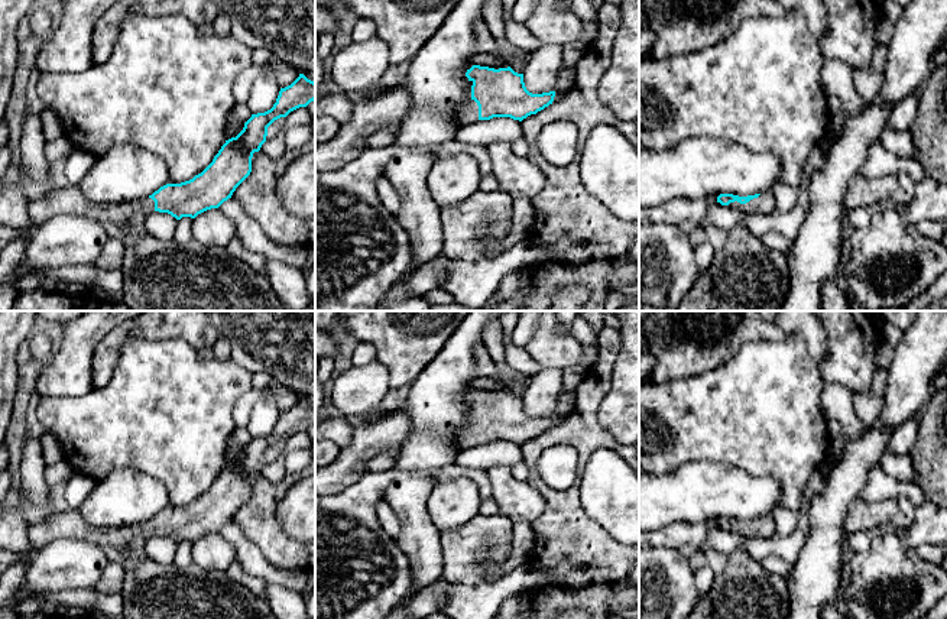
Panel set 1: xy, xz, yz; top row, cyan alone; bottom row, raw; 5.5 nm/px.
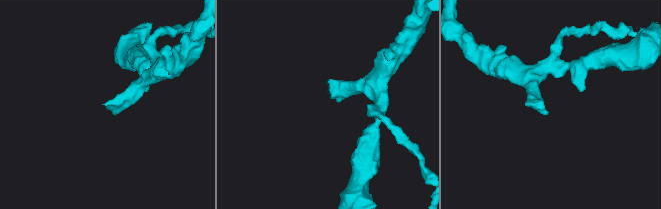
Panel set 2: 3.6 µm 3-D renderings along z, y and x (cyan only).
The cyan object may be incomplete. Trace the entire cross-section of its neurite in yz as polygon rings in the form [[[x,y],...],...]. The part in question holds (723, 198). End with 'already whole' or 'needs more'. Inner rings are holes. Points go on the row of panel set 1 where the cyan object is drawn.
[[[762,192],[747,197],[739,197],[733,194],[720,194],[717,202],[721,205],[734,207],[749,214],[772,214],[776,211],[775,198],[772,192]]]; needs more

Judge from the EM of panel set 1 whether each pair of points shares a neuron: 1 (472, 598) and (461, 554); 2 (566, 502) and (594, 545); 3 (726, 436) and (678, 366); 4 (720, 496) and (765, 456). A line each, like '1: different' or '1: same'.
1: different
2: same
3: different
4: different

